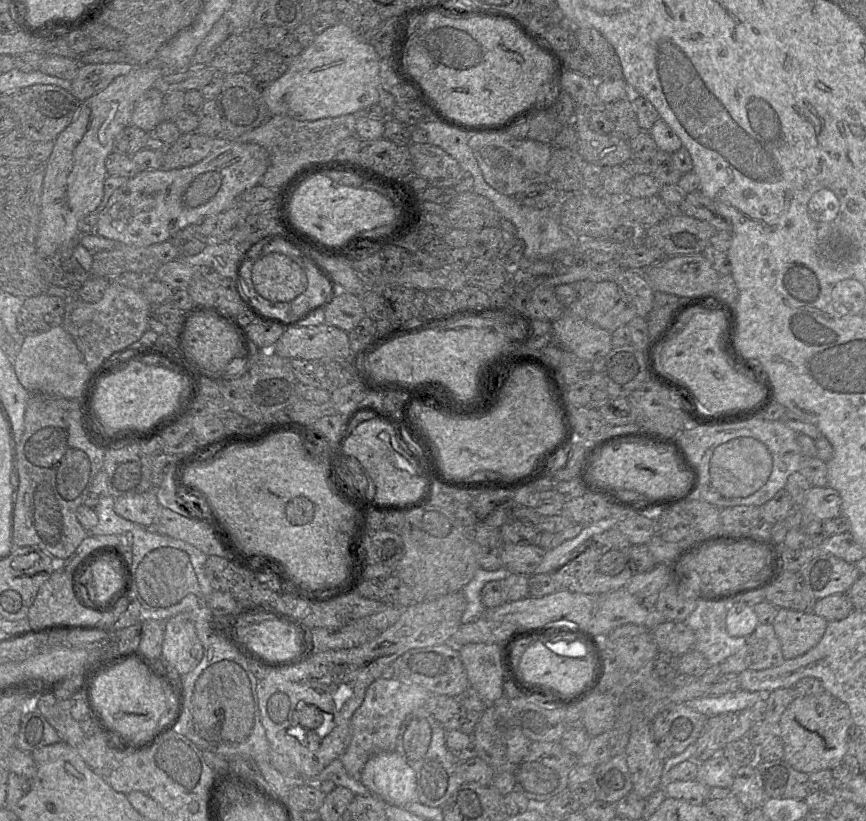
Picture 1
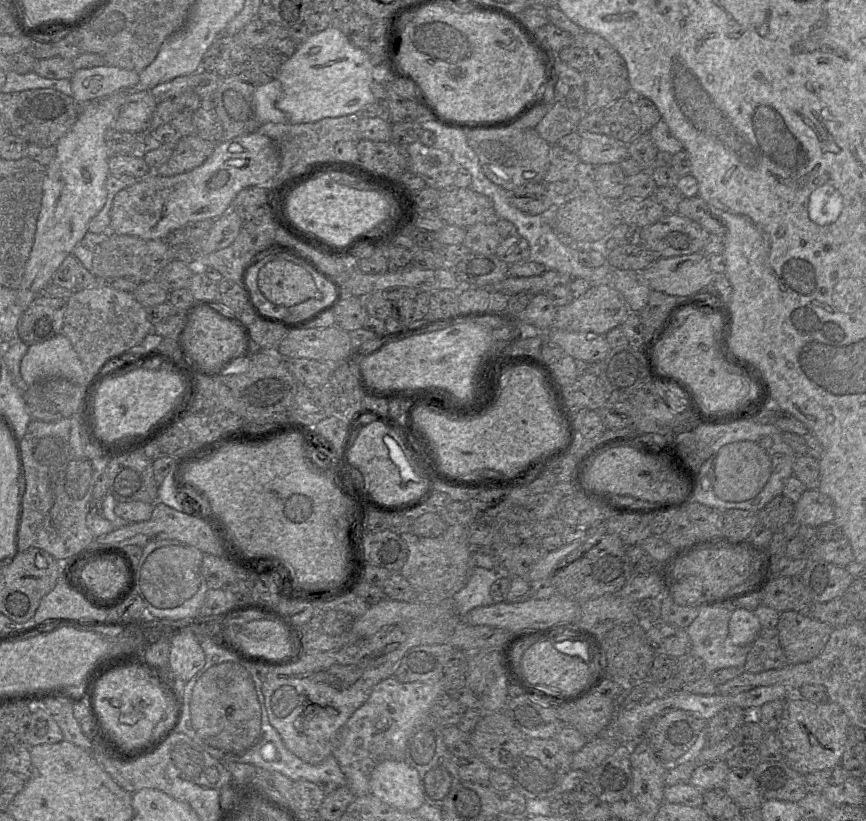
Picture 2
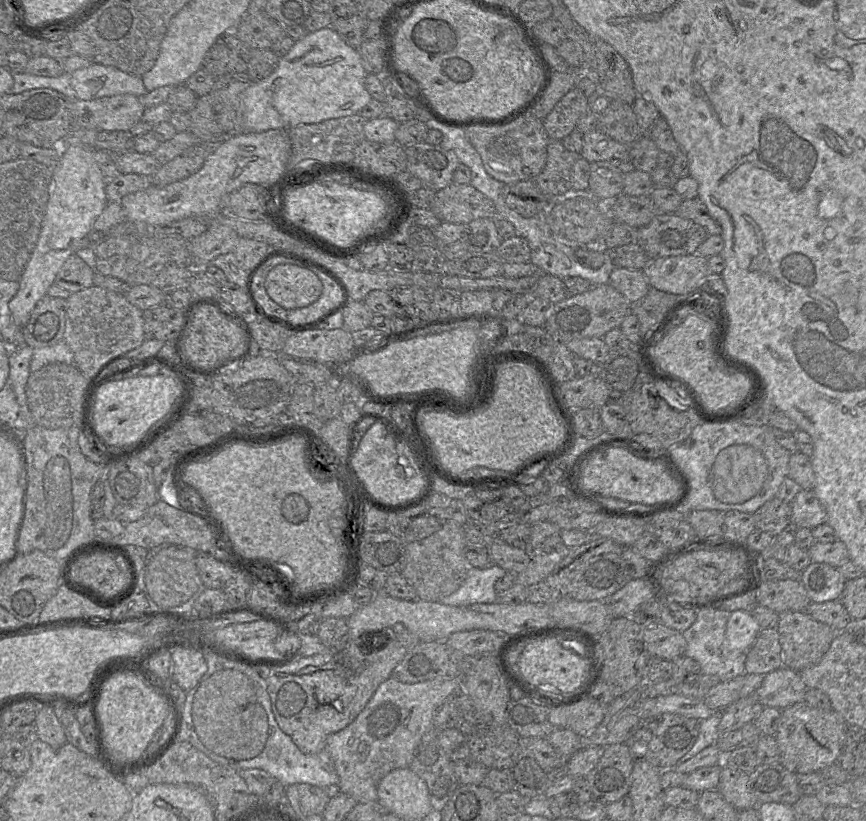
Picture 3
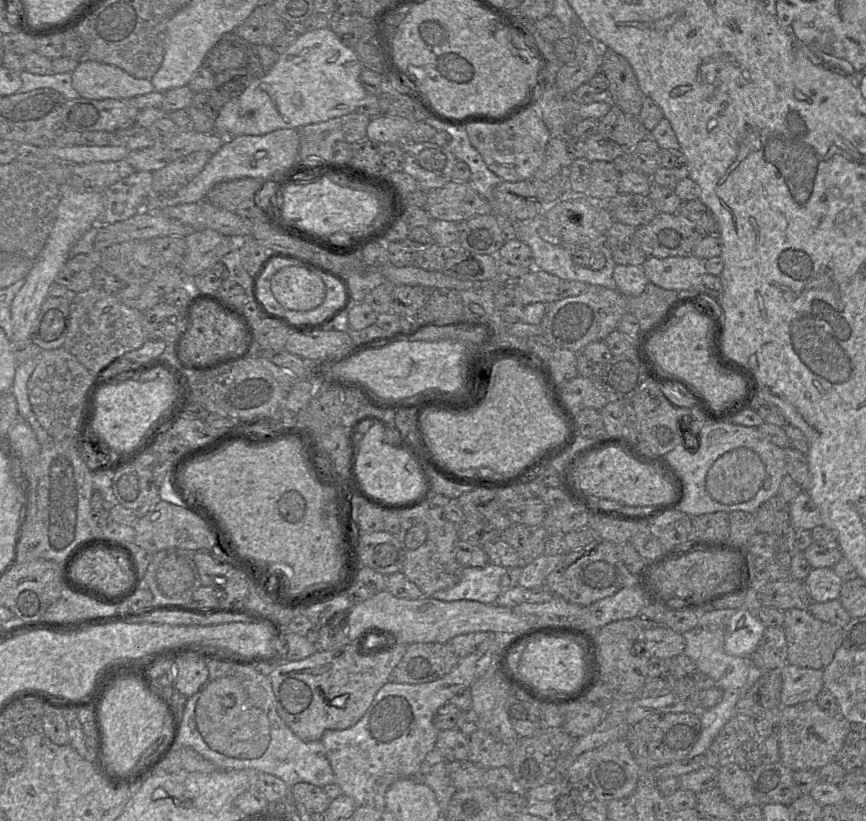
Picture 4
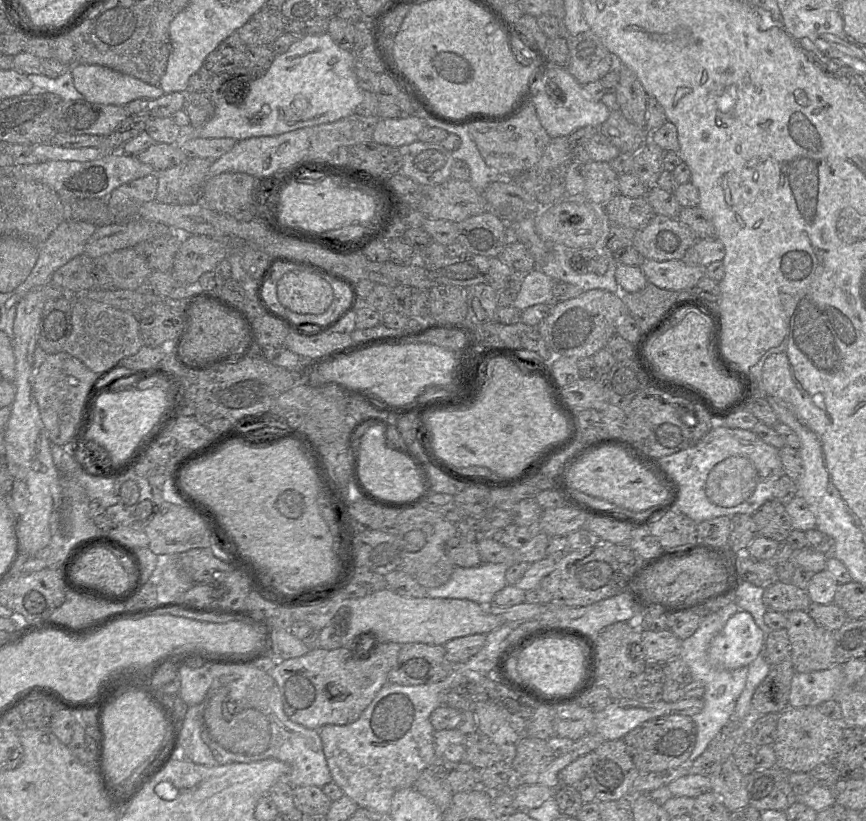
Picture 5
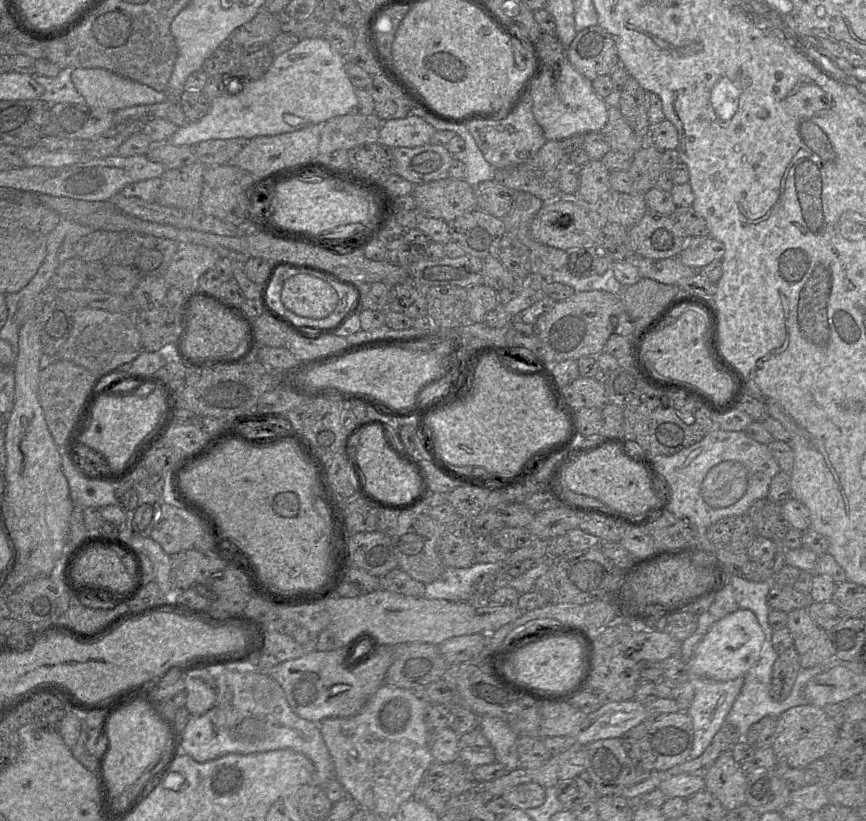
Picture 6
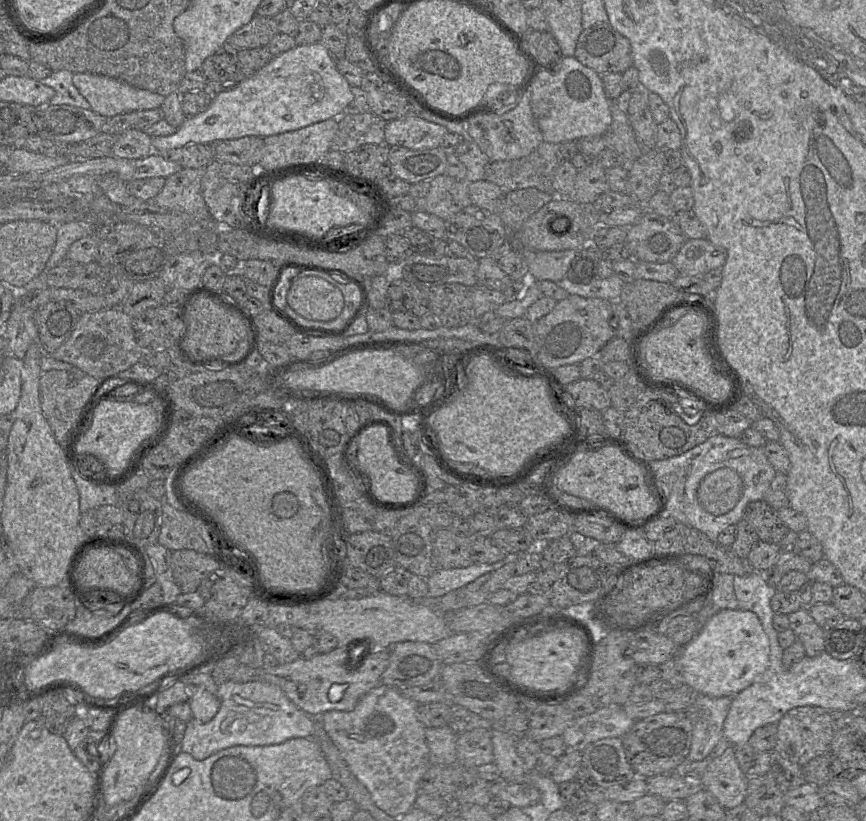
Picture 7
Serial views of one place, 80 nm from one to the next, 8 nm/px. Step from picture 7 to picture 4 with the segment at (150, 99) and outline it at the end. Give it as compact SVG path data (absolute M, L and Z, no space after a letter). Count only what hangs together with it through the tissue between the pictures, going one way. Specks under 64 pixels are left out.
M88 59L80 60L71 75L79 95L93 100L130 100L155 90L149 79L135 78L115 65Z

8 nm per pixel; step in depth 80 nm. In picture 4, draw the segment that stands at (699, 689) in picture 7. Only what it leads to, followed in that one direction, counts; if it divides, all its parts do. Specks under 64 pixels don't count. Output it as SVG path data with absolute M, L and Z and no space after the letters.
M739 608L731 616L724 648L732 655L750 657L757 648L766 626L747 608Z

